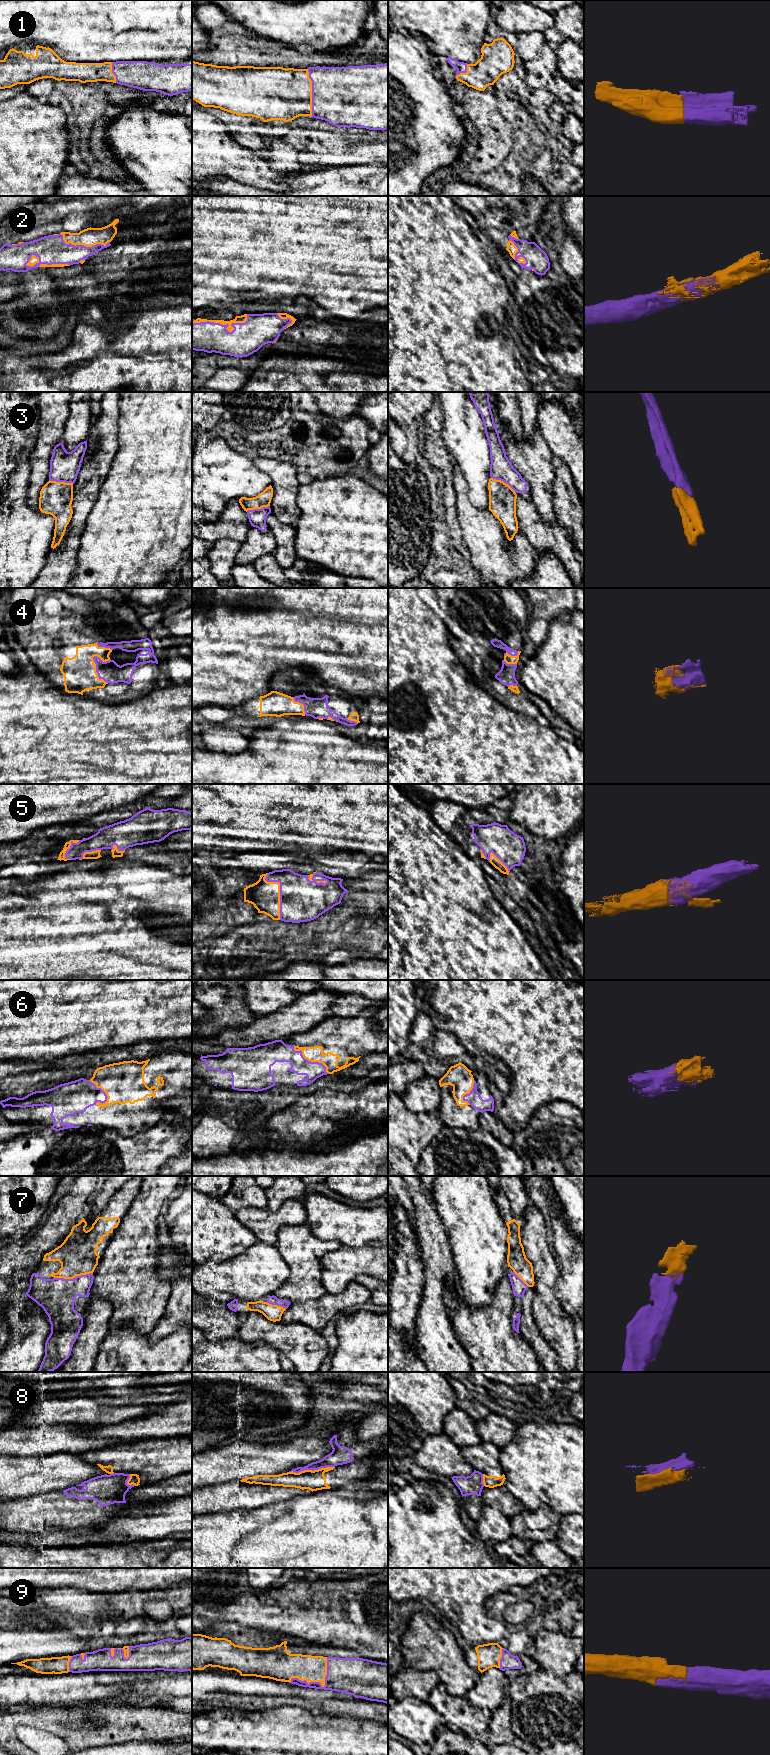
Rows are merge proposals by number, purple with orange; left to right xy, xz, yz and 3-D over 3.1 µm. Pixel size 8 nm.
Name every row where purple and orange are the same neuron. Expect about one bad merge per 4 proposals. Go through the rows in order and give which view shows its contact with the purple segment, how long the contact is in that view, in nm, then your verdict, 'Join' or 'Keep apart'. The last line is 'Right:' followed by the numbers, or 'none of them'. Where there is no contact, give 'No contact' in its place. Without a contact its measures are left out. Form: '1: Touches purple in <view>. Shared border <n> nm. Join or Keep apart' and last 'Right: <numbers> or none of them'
1: Touches purple in xz. Shared border 380 nm. Join
2: Touches purple in xz. Shared border 460 nm. Join
3: Touches purple in yz. Shared border 240 nm. Join
4: Touches purple in xy. Shared border 260 nm. Join
5: Touches purple in xz. Shared border 400 nm. Join
6: Touches purple in xz. Shared border 360 nm. Join
7: Touches purple in xy. Shared border 320 nm. Join
8: Touches purple in xz. Shared border 380 nm. Keep apart
9: Touches purple in xz. Shared border 380 nm. Join
Right: 1, 2, 3, 4, 5, 6, 7, 9

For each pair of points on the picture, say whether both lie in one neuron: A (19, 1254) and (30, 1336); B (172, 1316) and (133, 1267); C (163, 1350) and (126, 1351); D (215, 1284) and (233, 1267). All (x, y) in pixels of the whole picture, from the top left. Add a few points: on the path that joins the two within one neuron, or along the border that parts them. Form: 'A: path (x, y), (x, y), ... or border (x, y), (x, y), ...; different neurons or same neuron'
A: border (22, 1293), (21, 1298), (10, 1305); different neurons
B: border (171, 1284), (171, 1293), (165, 1311), (154, 1327); different neurons
C: path (154, 1351), (135, 1351); same neuron
D: path (219, 1280), (229, 1271); same neuron

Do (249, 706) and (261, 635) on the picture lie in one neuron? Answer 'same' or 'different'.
different

